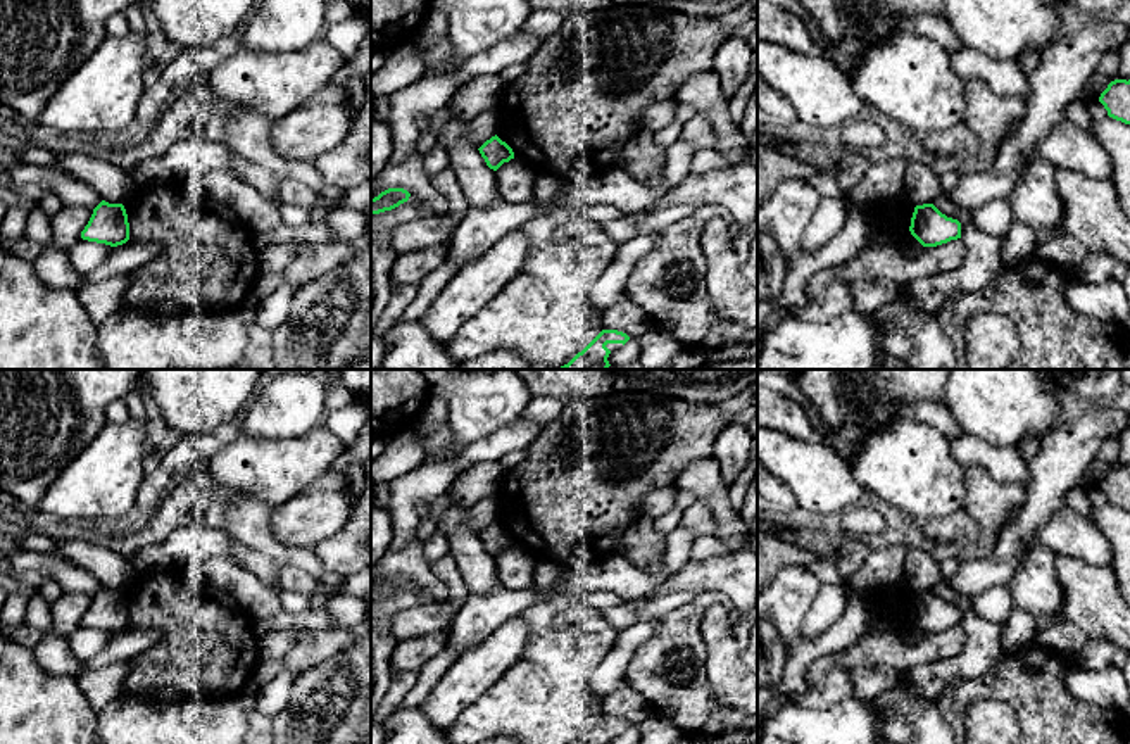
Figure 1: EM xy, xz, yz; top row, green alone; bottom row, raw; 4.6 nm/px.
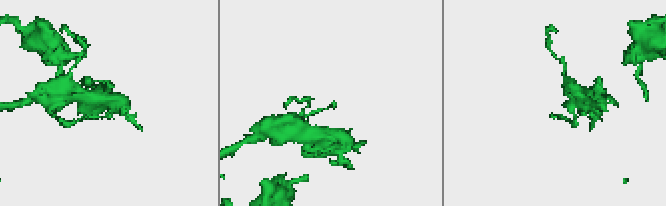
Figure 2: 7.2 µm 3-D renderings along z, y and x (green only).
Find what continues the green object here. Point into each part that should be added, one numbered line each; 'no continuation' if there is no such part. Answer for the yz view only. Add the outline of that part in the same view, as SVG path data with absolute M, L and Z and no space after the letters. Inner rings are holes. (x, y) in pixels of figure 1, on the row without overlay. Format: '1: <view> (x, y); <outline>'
no continuation

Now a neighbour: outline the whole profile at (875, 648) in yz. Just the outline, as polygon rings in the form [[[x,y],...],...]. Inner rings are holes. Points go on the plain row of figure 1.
[[[961,625],[937,634],[925,634],[918,644],[907,644],[901,632],[868,632],[851,647],[818,658],[806,671],[809,684],[818,682],[835,666],[857,668],[885,665],[899,673],[911,671],[925,663],[952,658],[963,646],[966,635]]]

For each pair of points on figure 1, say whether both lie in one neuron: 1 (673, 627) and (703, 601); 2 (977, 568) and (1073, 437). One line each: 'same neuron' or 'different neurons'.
1: same neuron
2: same neuron

